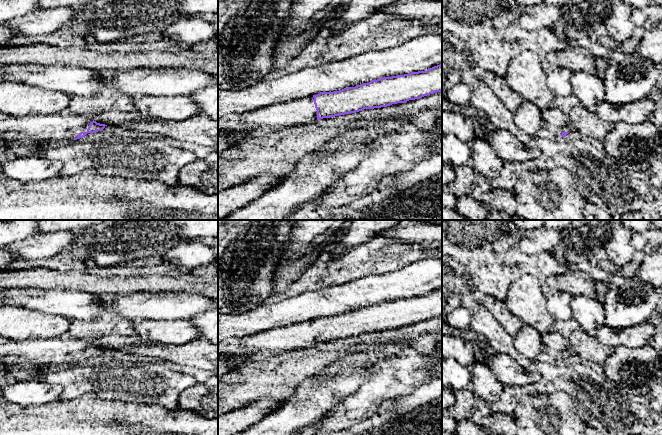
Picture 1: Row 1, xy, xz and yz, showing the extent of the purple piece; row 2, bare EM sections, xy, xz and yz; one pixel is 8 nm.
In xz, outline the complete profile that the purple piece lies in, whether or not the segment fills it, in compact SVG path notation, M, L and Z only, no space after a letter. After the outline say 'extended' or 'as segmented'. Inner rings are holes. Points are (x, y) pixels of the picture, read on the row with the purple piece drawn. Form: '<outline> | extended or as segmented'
M442 64L427 71L384 77L340 91L320 92L255 111L228 114L218 118L218 134L244 131L248 137L262 136L283 127L405 103L441 91Z | extended

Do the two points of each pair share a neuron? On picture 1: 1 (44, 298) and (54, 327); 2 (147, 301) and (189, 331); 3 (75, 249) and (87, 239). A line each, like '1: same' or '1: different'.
1: different
2: different
3: same

